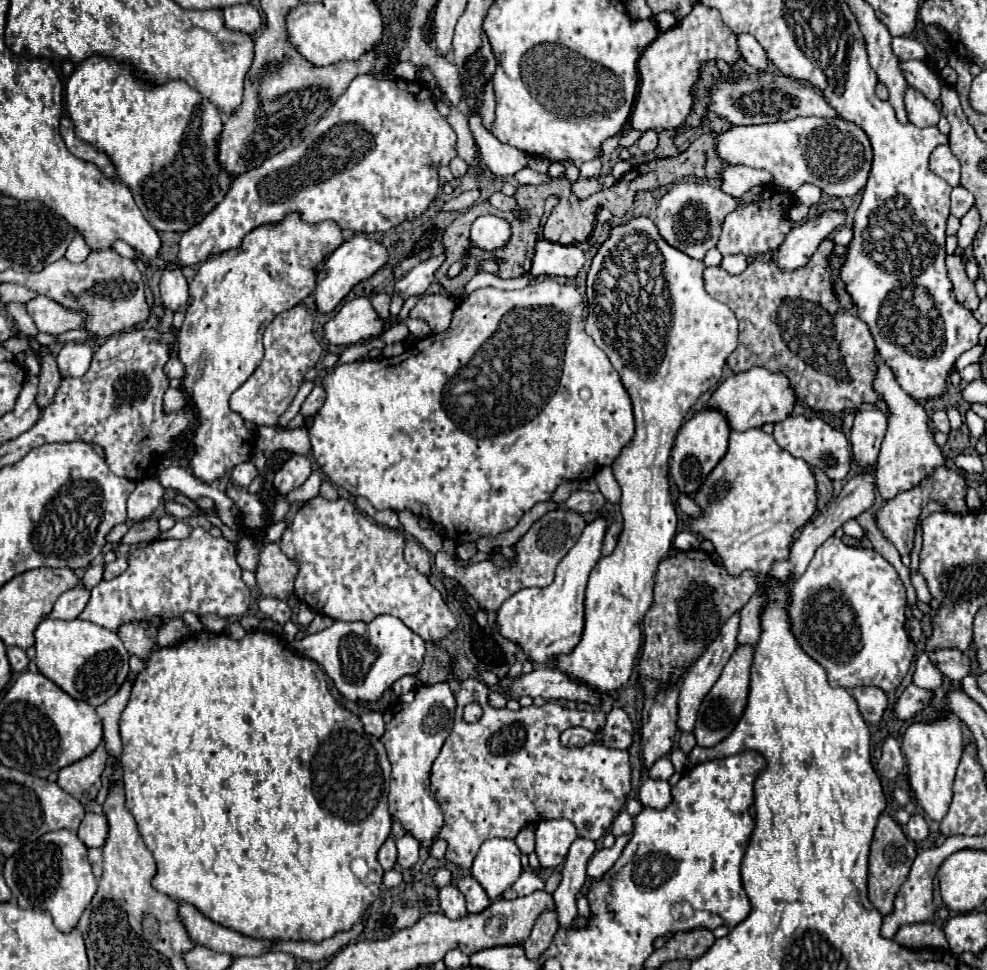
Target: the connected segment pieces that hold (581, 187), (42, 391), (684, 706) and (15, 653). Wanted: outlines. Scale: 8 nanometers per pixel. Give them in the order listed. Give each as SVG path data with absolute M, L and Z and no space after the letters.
M612 175L592 177L592 179L582 179L582 177L580 177L580 179L572 185L572 193L578 195L580 199L586 199L586 197L590 197L590 195L602 191L602 189L608 189L608 187L612 187L612 185L616 185L616 179L614 179Z
M48 347L42 349L42 373L40 373L40 385L38 385L38 395L36 395L36 405L44 409L46 405L52 403L56 389L60 387L60 371L56 367L54 355L48 351Z
M734 613L720 629L720 635L710 643L710 647L706 649L706 653L690 667L690 671L686 673L686 679L682 681L680 687L680 695L678 695L678 727L680 731L694 731L694 723L696 723L696 711L698 705L702 701L702 697L712 689L712 685L716 683L716 679L722 673L722 667L728 663L728 659L732 657L734 649L736 649L736 633L740 627L740 613Z
M8 647L8 661L10 661L12 671L24 671L28 667L26 651L20 647Z

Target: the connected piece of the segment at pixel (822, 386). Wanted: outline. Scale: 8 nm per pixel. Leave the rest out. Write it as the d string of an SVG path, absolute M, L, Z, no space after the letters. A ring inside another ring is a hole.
M822 241L808 265L794 271L782 271L774 259L754 259L740 275L730 275L722 267L706 267L704 283L706 291L726 303L740 323L738 347L728 357L728 367L734 373L750 367L782 371L796 399L814 411L844 419L846 409L858 413L862 403L880 401L880 393L872 387L876 379L872 333L864 321L840 307L832 291L828 271L832 247L832 241Z

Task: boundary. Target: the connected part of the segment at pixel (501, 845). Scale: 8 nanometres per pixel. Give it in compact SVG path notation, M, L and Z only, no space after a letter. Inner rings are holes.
M508 839L484 841L472 865L472 877L484 887L492 901L498 899L504 889L520 877L520 873L520 849Z

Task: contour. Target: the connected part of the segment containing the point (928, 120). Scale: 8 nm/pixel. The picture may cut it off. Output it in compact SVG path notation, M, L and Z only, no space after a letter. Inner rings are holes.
M908 87L906 91L906 111L910 123L914 123L916 127L932 127L940 119L938 107L932 101L928 101L918 89L912 87Z

